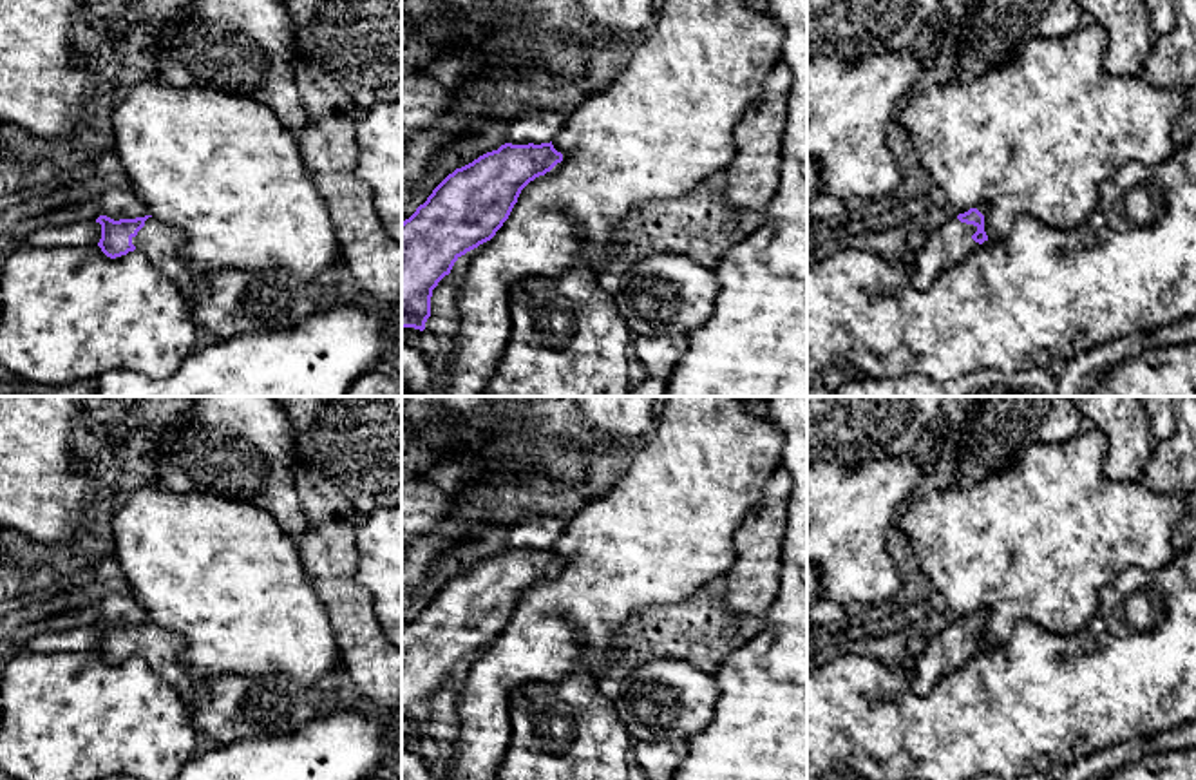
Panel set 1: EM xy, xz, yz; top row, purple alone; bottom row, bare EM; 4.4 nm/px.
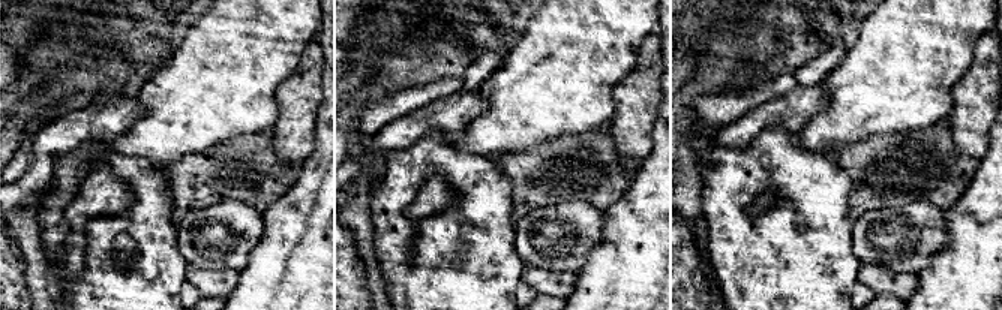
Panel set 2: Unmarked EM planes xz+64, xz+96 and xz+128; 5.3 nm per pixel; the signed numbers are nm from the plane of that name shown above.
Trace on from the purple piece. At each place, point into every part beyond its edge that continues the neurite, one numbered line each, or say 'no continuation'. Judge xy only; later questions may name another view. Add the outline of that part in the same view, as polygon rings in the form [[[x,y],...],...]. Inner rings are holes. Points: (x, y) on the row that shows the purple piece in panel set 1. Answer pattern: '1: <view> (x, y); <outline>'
1: xy (161, 243); [[[148,217],[145,226],[132,237],[136,250],[143,252],[148,261],[177,286],[188,304],[192,304],[192,279],[188,261],[181,257],[183,235],[170,224]]]

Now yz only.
1: yz (952, 243); [[[950,217],[937,228],[914,259],[914,286],[926,290],[944,268],[964,261],[979,246],[972,239],[975,232],[977,226],[957,217]]]

